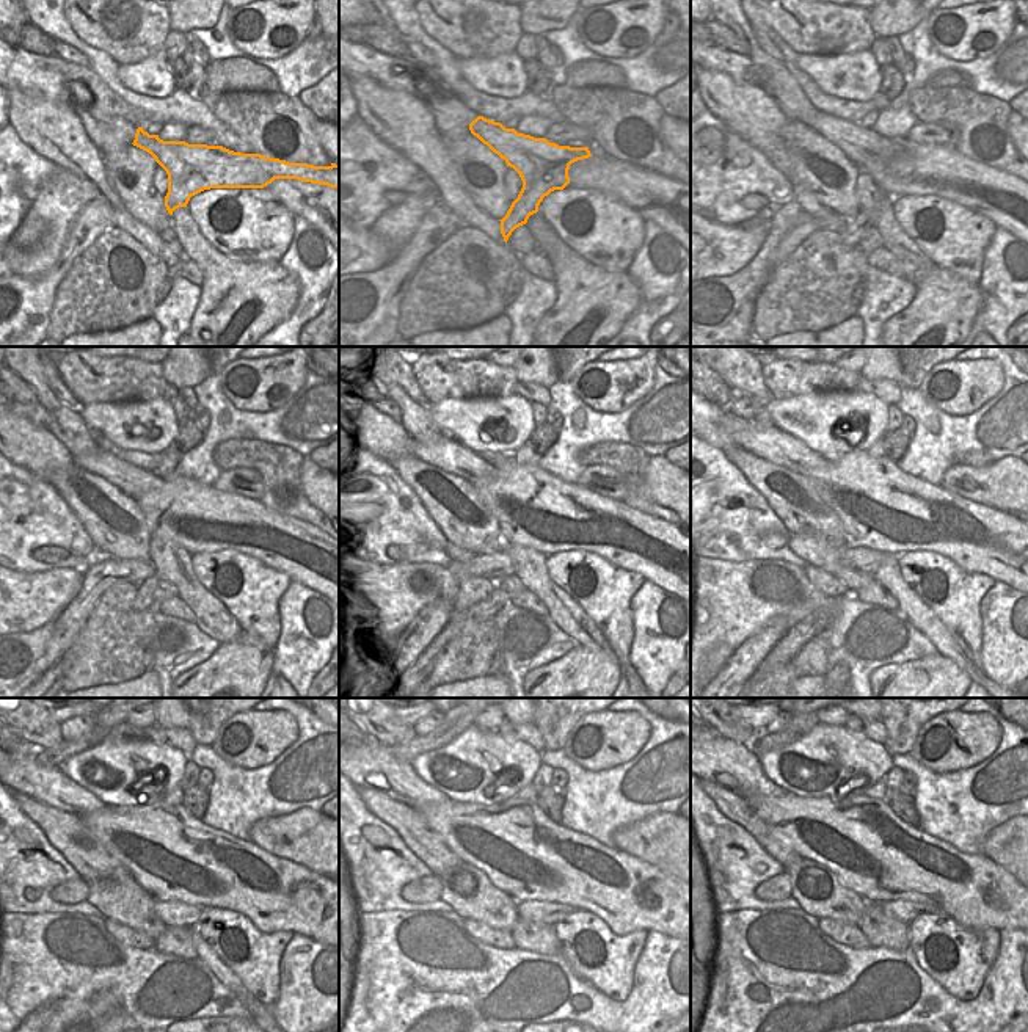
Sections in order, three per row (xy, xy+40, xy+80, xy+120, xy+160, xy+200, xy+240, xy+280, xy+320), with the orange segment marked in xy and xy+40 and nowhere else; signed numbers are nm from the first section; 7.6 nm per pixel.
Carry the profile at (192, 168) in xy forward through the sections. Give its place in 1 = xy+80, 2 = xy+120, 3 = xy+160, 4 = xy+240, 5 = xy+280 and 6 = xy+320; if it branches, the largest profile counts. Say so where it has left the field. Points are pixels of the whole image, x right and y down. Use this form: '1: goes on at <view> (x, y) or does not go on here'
1: goes on at xy+80 (865, 148)
2: goes on at xy+120 (132, 480)
3: goes on at xy+160 (448, 455)
4: goes on at xy+240 (51, 786)
5: goes on at xy+280 (374, 766)
6: goes on at xy+320 (732, 766)

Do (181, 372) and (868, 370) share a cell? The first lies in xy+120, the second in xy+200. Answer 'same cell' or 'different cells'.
same cell

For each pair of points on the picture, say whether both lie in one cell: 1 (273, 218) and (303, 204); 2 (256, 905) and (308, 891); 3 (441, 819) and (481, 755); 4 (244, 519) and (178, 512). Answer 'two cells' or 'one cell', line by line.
1: two cells
2: one cell
3: two cells
4: one cell

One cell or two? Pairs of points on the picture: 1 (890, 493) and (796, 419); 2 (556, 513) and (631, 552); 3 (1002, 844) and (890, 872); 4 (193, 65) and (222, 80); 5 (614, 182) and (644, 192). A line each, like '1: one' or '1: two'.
1: two
2: one
3: two
4: two
5: one

